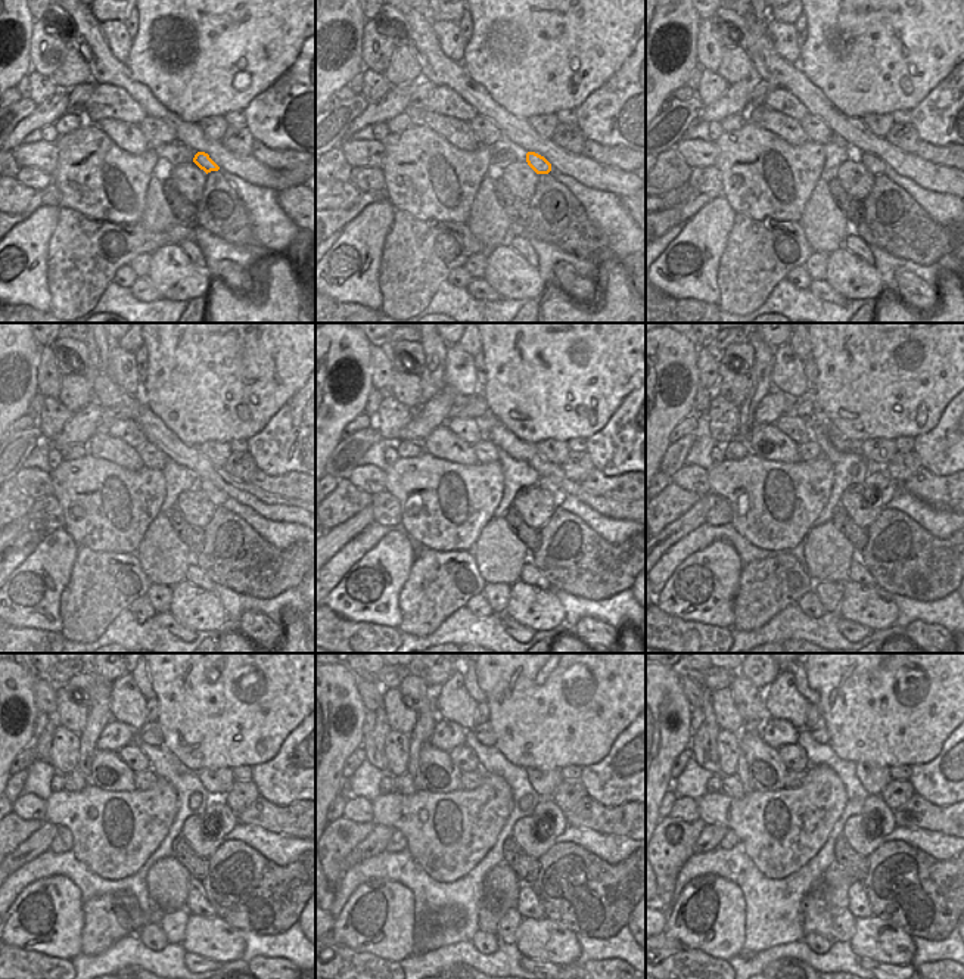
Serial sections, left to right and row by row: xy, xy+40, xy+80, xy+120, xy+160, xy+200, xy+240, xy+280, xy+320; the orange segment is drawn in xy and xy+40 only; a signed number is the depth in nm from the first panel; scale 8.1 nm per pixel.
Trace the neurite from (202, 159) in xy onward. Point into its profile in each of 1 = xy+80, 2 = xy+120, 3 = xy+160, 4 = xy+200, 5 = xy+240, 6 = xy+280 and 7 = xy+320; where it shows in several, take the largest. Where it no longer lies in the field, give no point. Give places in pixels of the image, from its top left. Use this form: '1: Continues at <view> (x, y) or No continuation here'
1: Continues at xy+80 (876, 165)
2: Continues at xy+120 (217, 496)
3: Continues at xy+160 (559, 496)
4: Continues at xy+200 (888, 488)
5: Continues at xy+240 (217, 807)
6: Continues at xy+280 (554, 816)
7: Continues at xy+320 (876, 805)

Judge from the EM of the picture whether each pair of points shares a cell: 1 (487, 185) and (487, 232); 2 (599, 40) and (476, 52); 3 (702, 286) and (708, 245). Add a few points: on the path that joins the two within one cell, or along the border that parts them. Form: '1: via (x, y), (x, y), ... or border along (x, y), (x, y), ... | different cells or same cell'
1: via (487, 196), (487, 220) | same cell
2: via (568, 40), (544, 40), (537, 47), (507, 53) | same cell
3: via (702, 276), (703, 267), (712, 255) | same cell

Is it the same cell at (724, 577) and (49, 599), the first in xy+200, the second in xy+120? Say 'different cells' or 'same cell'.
same cell

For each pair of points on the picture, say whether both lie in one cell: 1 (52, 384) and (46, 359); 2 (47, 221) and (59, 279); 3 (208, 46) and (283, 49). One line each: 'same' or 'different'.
1: same
2: different
3: same

